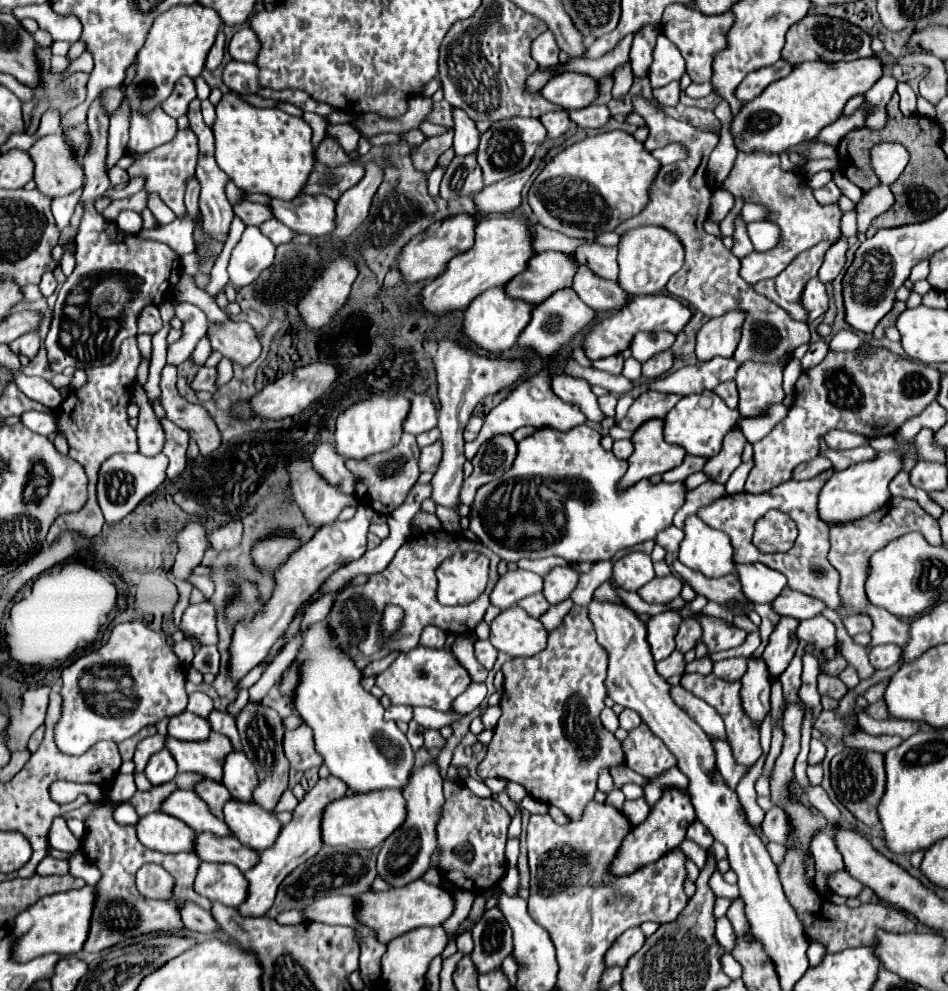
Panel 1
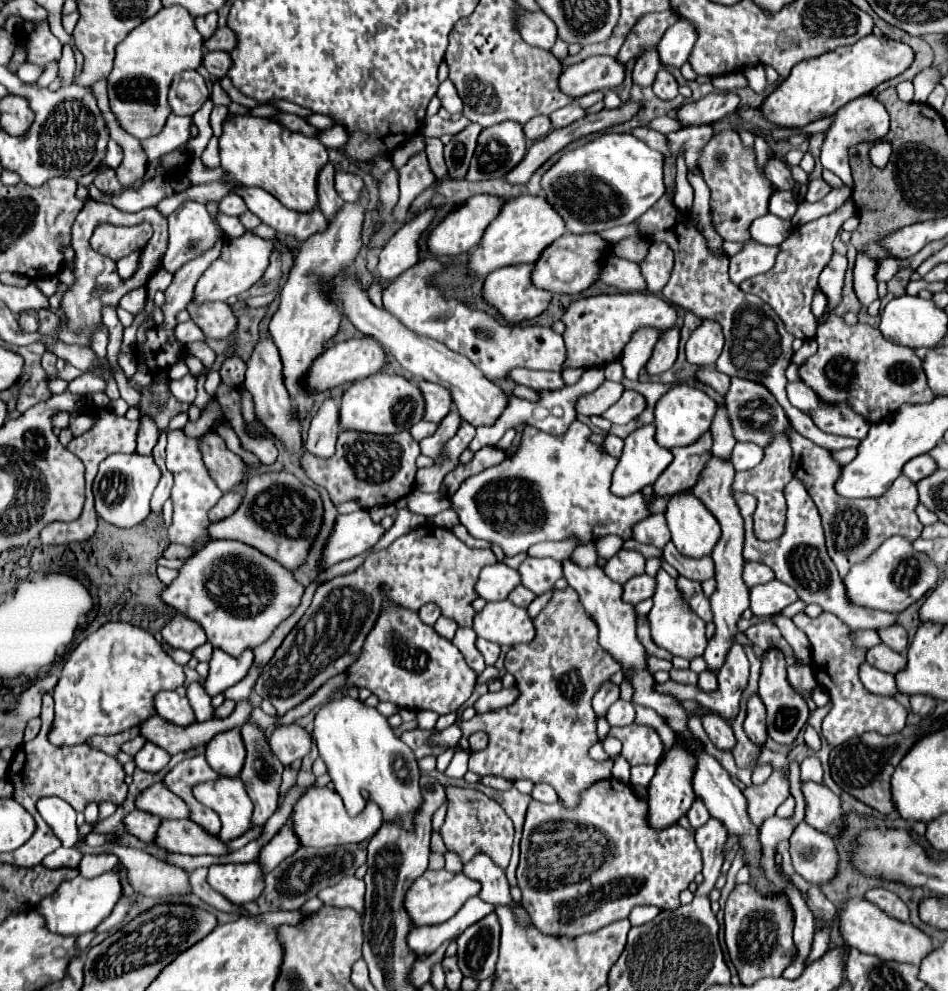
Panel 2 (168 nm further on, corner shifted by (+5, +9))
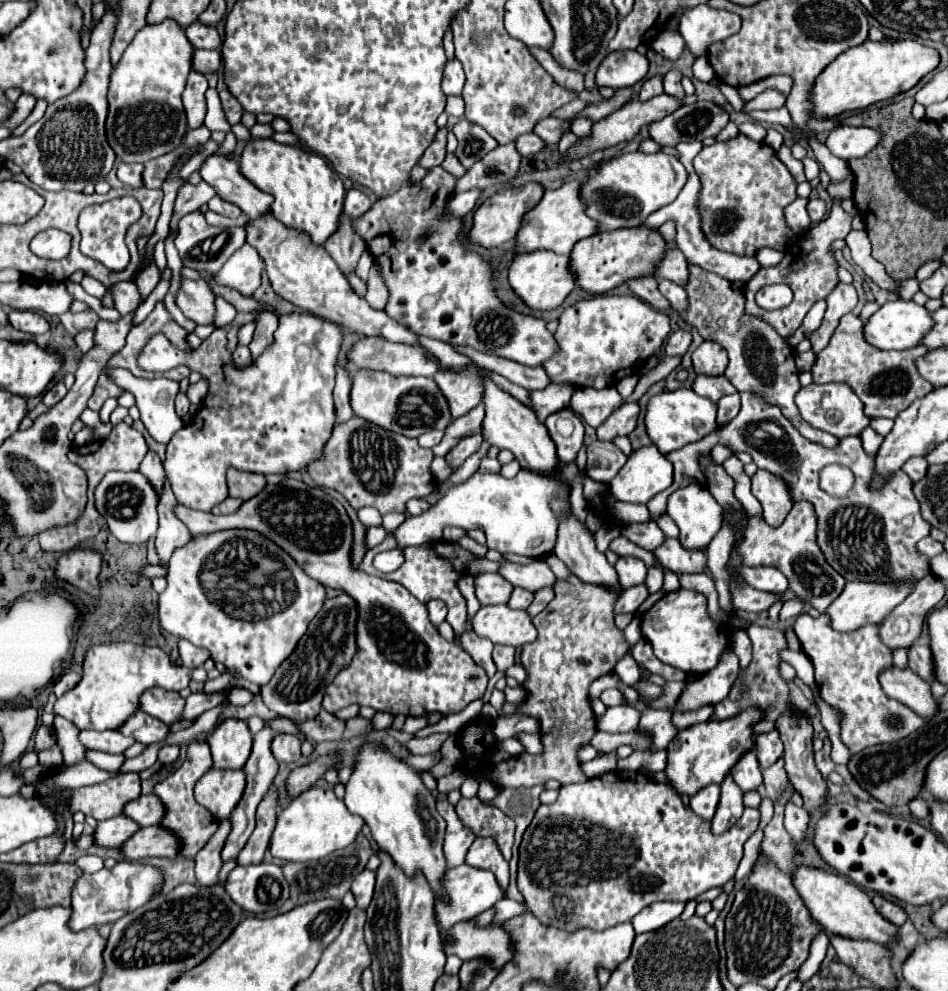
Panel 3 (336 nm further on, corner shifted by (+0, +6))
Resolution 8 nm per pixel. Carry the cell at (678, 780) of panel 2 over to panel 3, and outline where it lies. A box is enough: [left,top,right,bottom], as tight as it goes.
[665,708,759,796]

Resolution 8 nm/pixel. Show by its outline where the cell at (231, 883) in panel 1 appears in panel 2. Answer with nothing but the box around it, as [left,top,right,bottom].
[208,861,266,905]

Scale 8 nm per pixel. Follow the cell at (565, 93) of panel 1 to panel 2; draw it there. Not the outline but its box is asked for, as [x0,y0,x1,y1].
[562,57,626,99]

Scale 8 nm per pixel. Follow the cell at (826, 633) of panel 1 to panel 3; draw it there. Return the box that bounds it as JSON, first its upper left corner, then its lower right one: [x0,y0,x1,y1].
[793,614,925,754]

